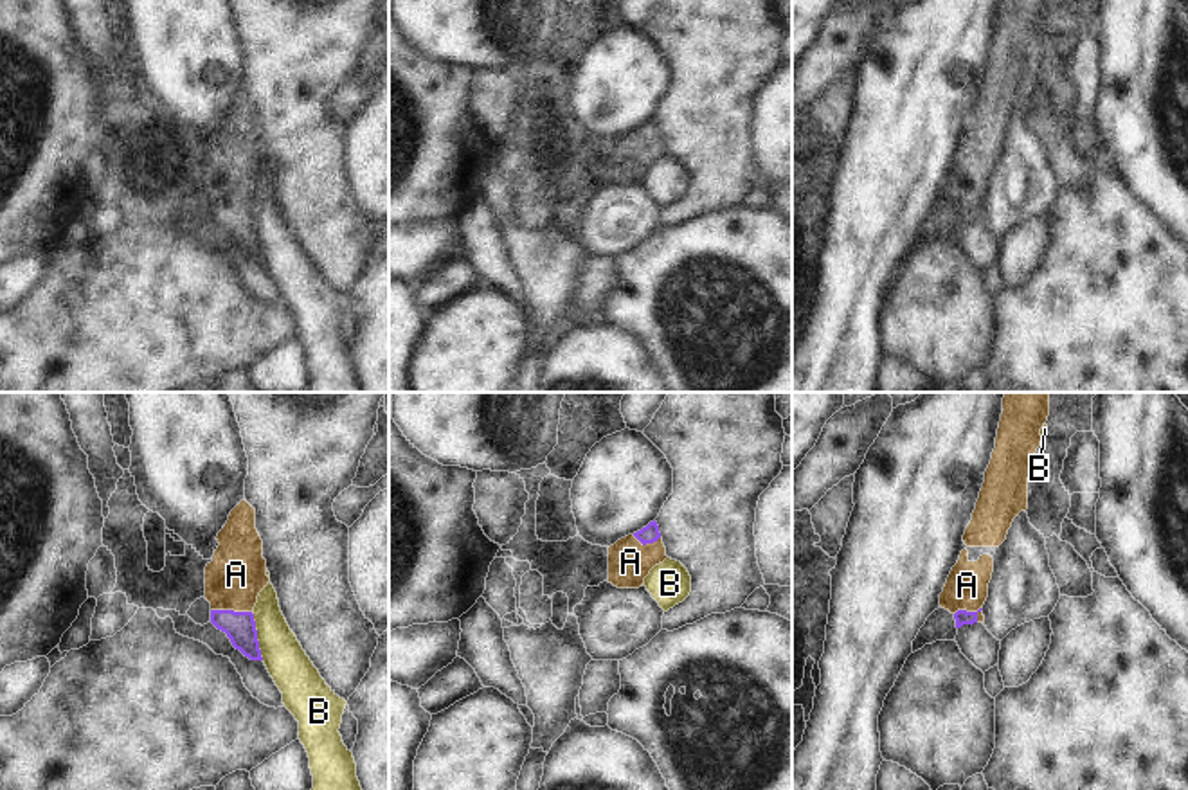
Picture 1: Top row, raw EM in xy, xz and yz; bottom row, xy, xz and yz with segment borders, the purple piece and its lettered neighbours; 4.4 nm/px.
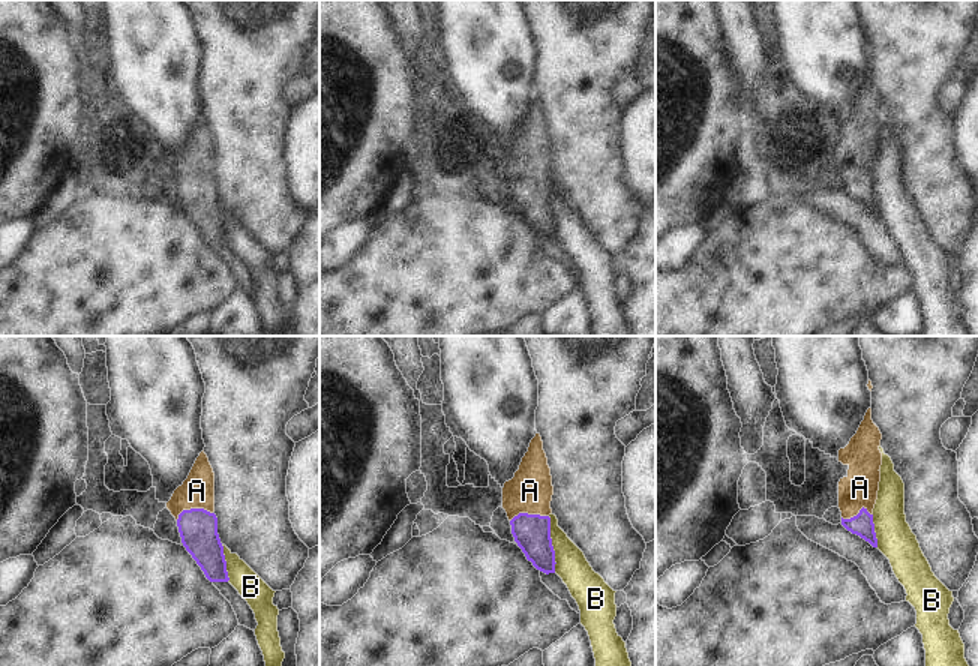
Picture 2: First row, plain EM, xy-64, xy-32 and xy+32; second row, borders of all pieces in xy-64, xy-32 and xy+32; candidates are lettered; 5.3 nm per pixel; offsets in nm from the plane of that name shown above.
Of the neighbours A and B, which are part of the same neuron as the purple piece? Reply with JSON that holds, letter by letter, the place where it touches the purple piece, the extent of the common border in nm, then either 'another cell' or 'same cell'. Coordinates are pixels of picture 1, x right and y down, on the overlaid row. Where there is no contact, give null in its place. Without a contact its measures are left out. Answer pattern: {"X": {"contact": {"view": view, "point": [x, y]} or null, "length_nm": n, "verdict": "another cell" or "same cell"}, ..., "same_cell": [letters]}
{"A": {"contact": {"view": "xy", "point": [231, 610]}, "length_nm": 180, "verdict": "same cell"}, "B": {"contact": {"view": "xy", "point": [256, 636]}, "length_nm": 220, "verdict": "another cell"}, "same_cell": ["A"]}

